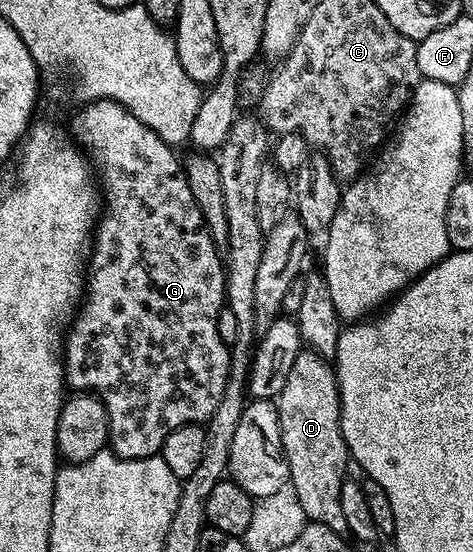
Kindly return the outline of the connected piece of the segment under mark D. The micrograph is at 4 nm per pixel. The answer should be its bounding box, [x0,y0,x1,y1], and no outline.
[276,348,348,535]

